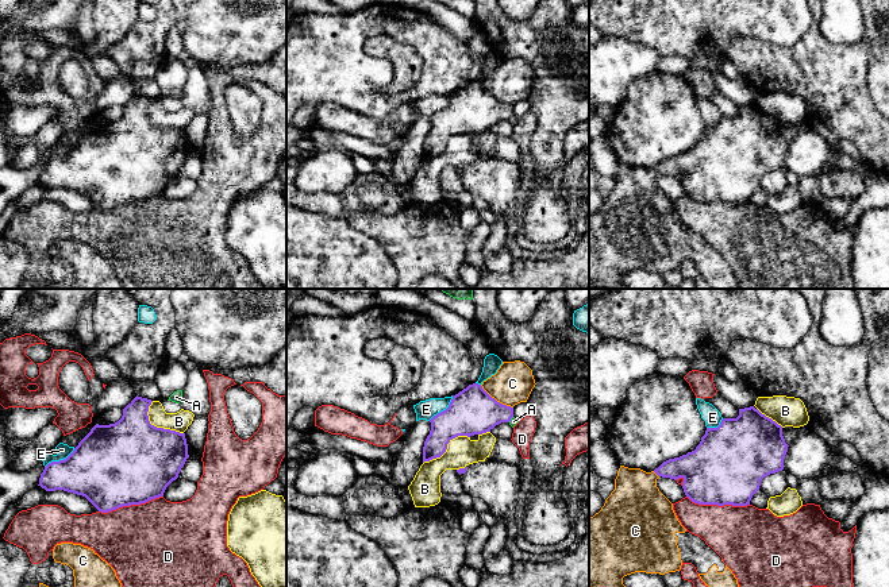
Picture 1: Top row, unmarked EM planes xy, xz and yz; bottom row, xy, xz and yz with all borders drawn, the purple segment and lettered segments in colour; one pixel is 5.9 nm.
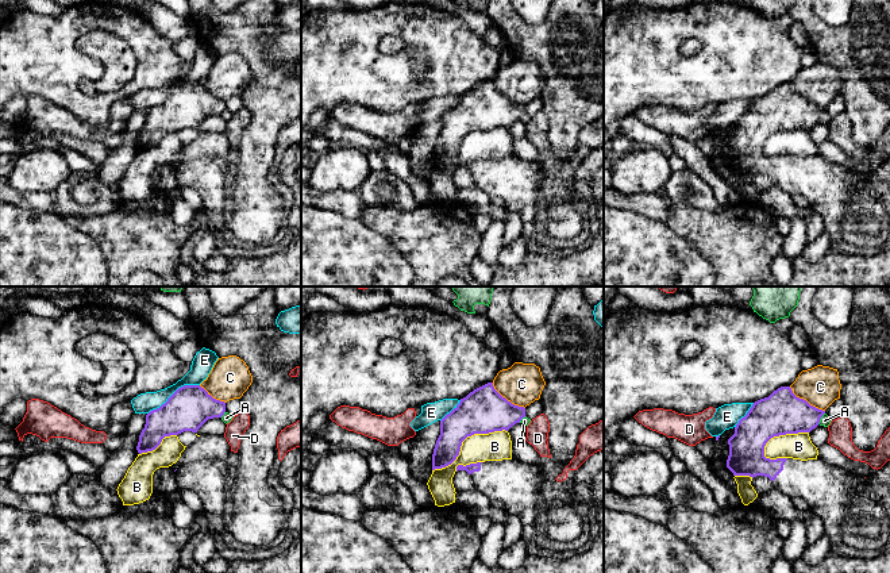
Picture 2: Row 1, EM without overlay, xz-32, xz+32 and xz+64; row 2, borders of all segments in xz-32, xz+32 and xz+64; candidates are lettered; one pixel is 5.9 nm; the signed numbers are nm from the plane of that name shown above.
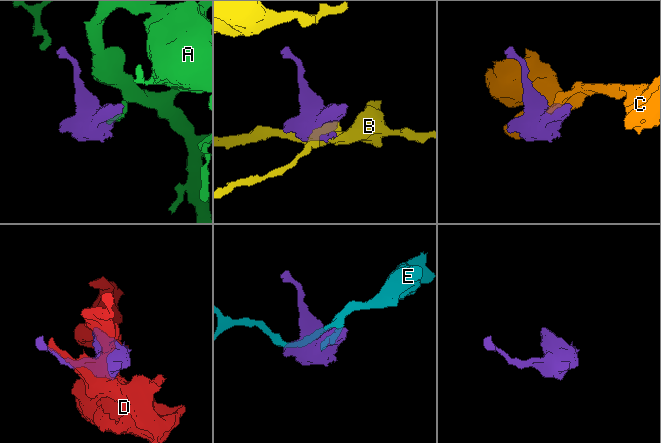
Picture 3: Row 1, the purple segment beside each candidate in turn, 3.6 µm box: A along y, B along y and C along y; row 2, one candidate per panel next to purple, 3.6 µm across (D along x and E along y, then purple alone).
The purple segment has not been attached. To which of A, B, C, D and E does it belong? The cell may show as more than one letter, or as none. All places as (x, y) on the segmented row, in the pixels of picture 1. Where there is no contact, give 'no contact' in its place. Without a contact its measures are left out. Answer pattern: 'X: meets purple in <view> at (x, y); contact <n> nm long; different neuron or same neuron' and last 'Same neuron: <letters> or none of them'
A: meets purple in xz at (511, 417); contact 50 nm long; different neuron
B: meets purple in xy at (156, 427); contact 280 nm long; different neuron
C: meets purple in xz at (495, 400); contact 240 nm long; different neuron
D: meets purple in xy at (130, 505); contact 400 nm long; different neuron
E: meets purple in xy at (60, 460); contact 220 nm long; different neuron
Same neuron: none of them

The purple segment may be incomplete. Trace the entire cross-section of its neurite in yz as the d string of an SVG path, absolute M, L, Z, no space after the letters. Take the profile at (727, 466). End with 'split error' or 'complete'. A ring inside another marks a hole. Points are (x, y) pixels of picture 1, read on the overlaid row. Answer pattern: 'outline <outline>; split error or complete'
outline M754 406L739 409L736 418L723 418L717 428L707 428L694 451L663 462L654 472L662 478L682 478L685 495L698 505L747 506L761 480L784 470L788 444L782 426Z; complete

